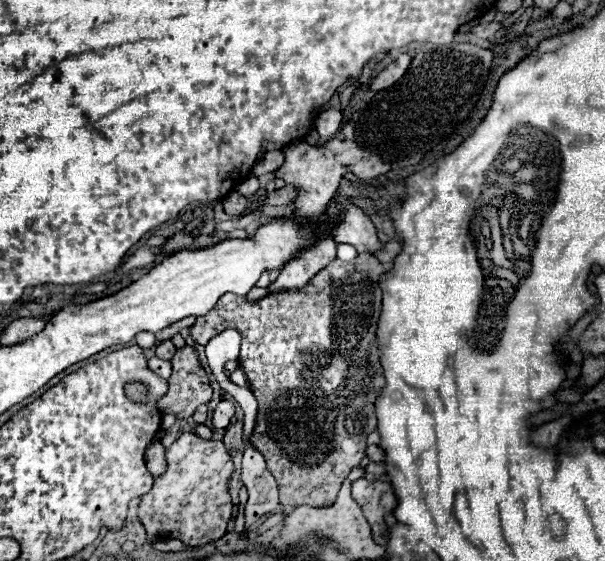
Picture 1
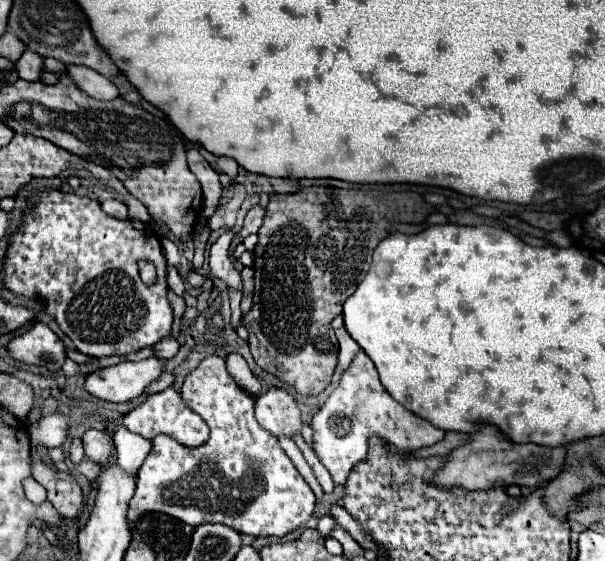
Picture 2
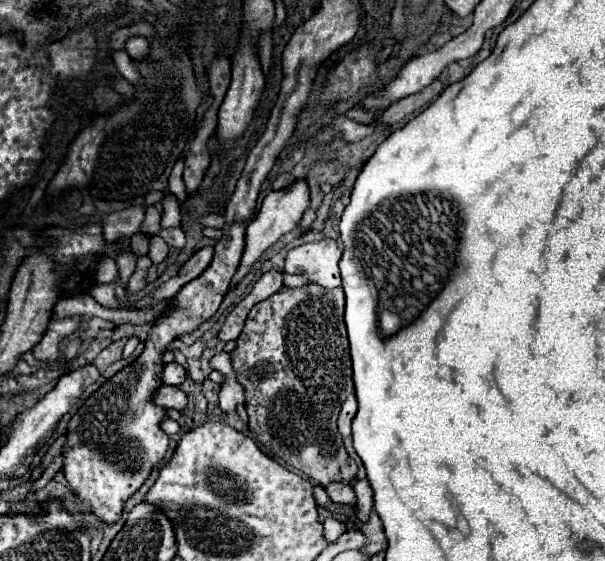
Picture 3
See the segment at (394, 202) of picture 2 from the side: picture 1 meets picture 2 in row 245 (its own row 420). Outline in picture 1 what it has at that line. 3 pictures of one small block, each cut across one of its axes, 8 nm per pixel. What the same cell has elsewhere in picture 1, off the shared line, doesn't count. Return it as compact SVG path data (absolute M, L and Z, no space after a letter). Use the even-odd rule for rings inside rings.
M368 252L358 254L356 260L348 264L334 260L298 292L274 292L256 302L232 294L222 296L216 308L196 318L196 324L190 328L190 336L198 344L208 344L212 336L226 328L240 330L240 366L246 370L250 390L258 398L258 418L252 442L264 454L268 470L278 480L280 502L284 506L330 506L344 478L366 456L366 436L374 432L378 424L374 402L386 384L376 338L382 312L378 278L384 272L386 266Z

